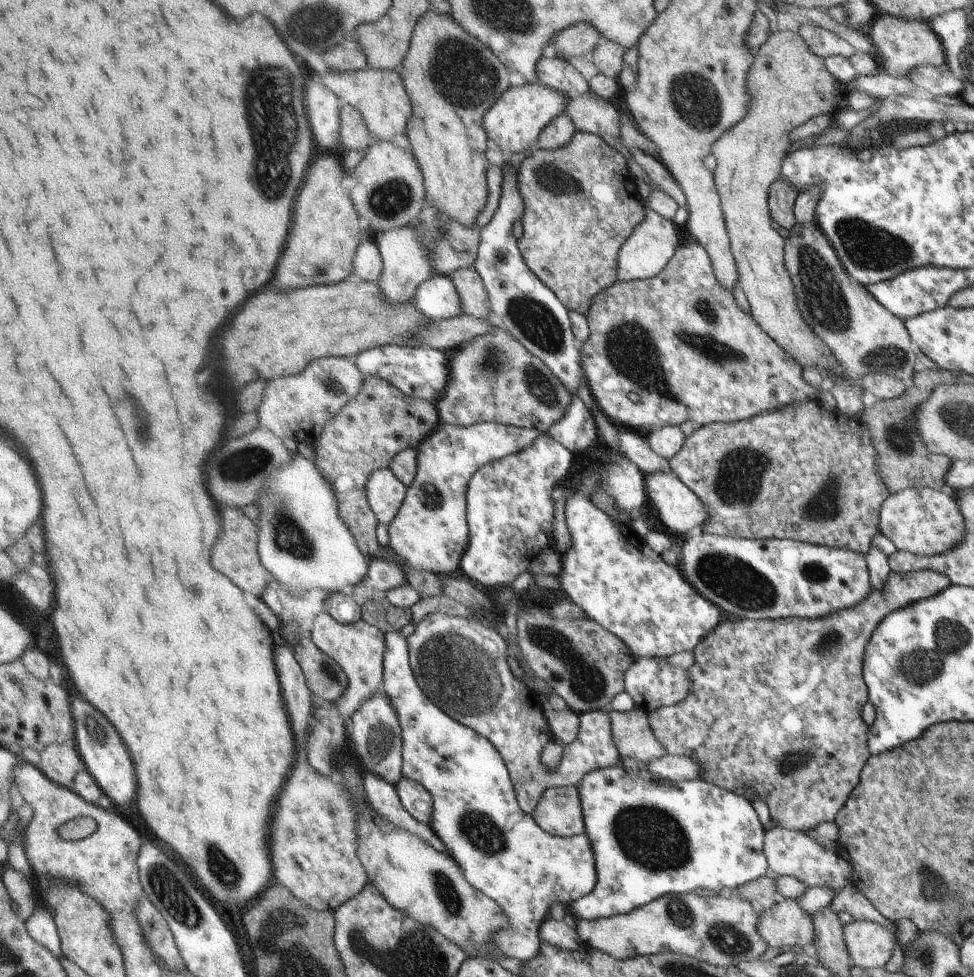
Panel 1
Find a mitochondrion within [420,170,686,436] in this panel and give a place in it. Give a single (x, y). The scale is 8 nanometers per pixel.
(537, 322)

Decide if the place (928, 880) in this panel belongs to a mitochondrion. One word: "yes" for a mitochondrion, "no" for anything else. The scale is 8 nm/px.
yes

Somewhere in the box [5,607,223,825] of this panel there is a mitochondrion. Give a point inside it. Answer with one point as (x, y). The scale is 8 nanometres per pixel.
(98, 733)

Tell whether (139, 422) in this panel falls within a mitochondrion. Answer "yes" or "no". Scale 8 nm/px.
yes

